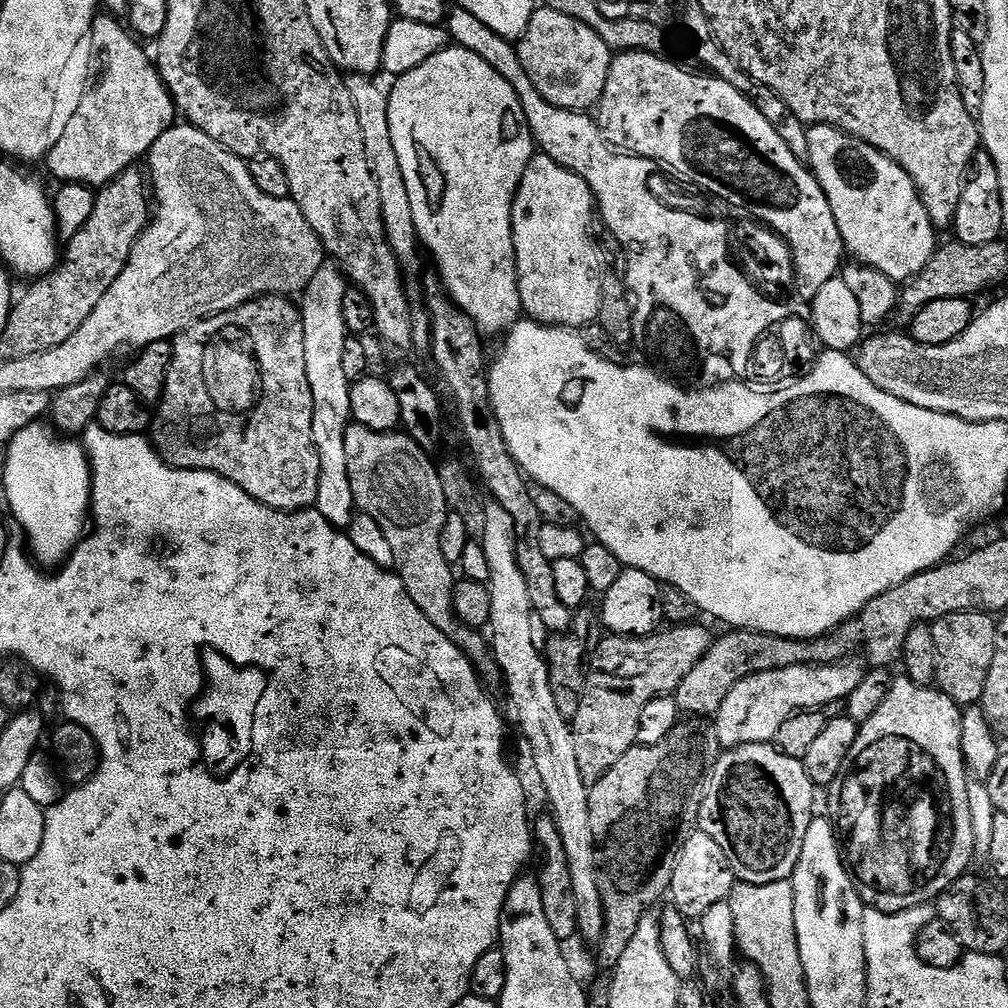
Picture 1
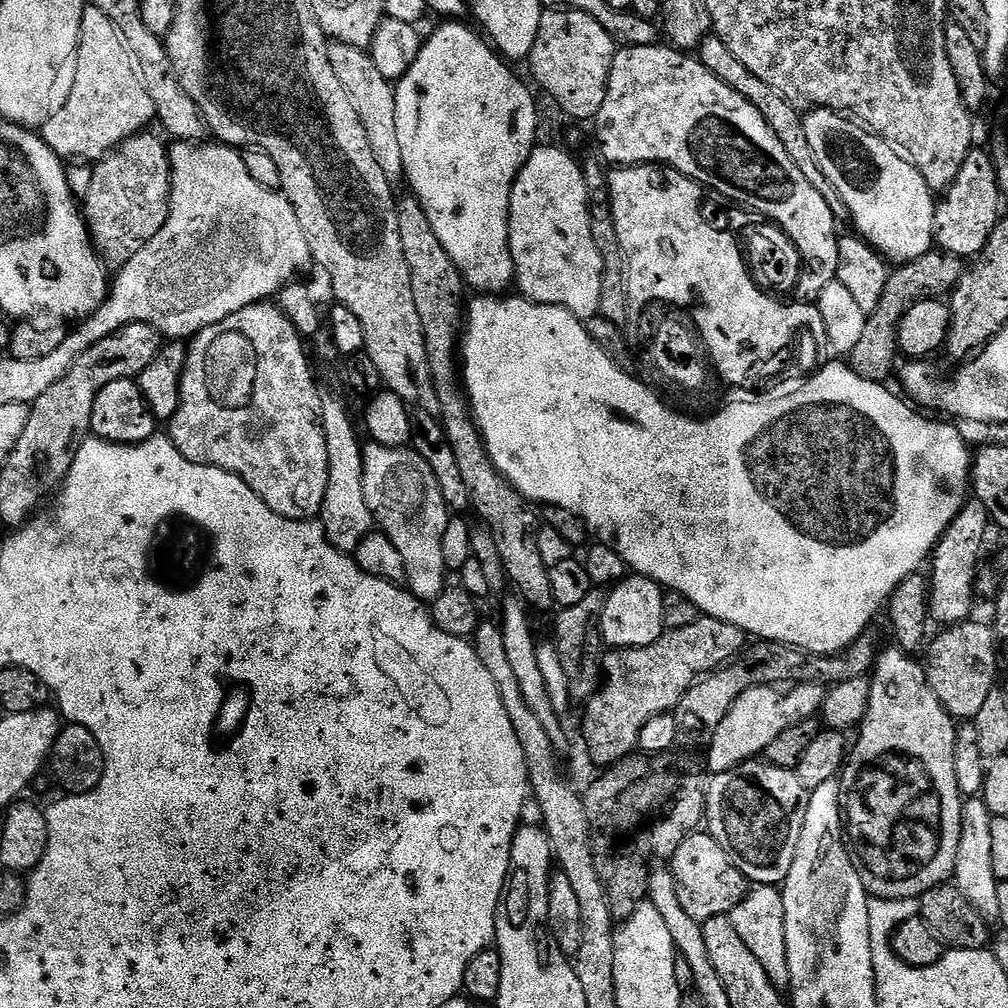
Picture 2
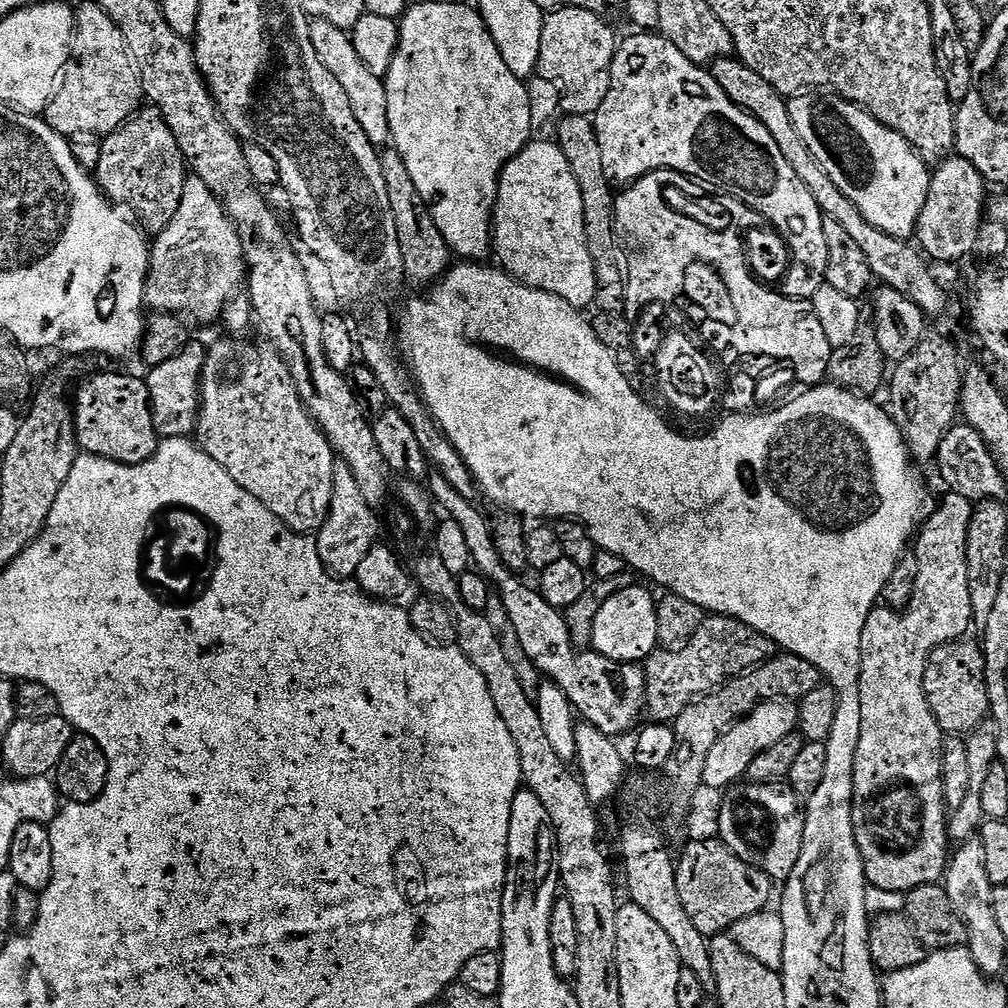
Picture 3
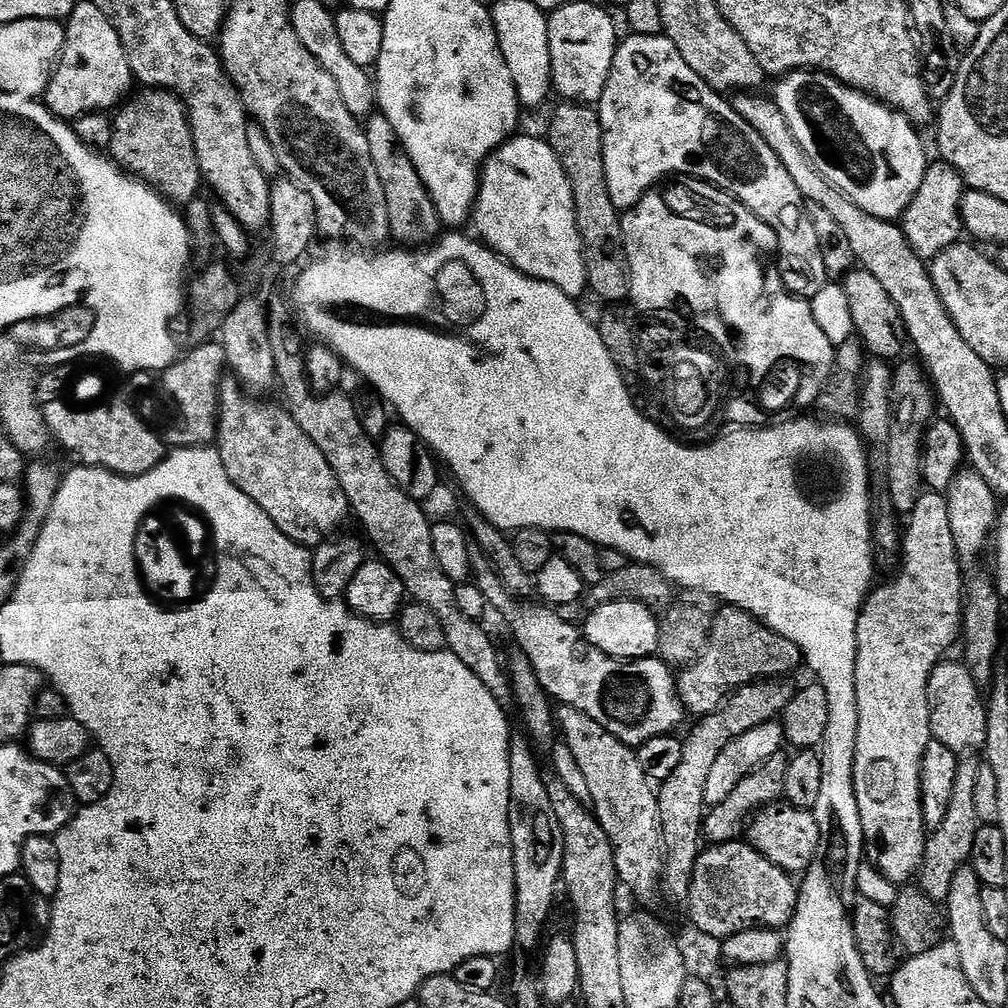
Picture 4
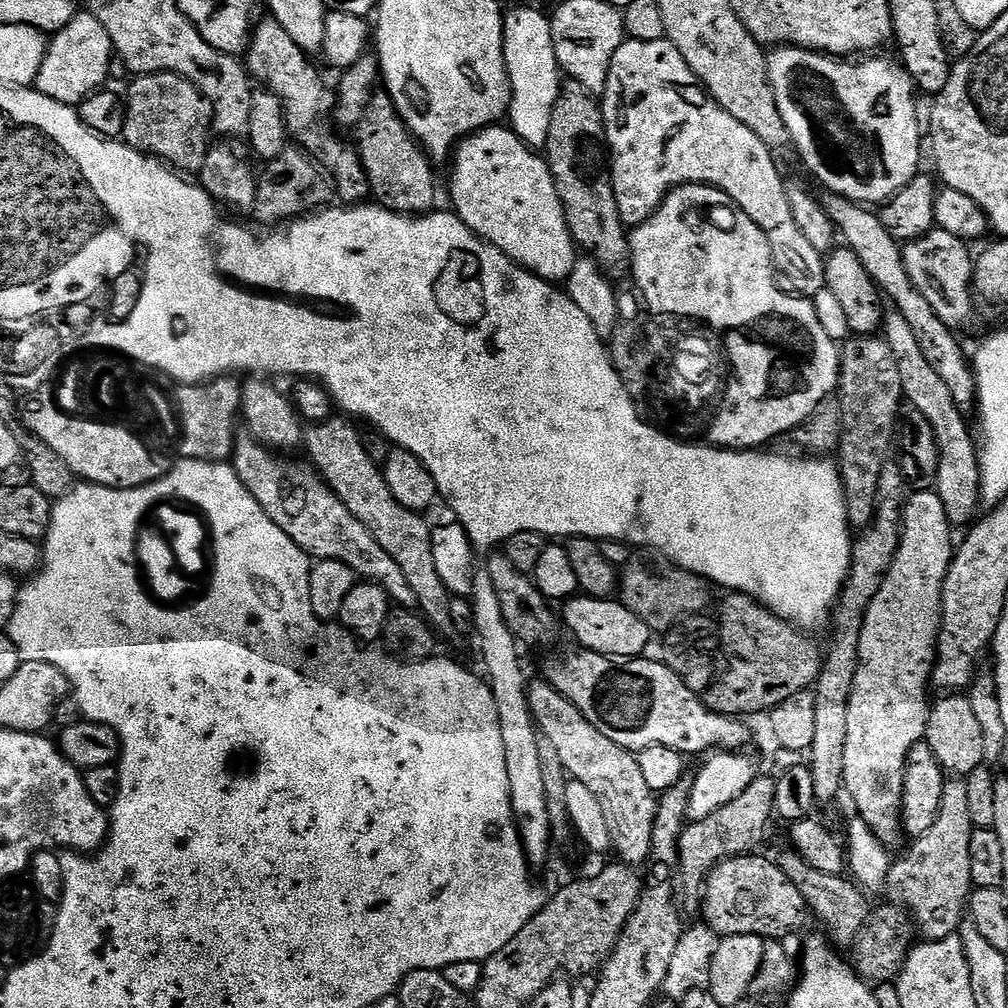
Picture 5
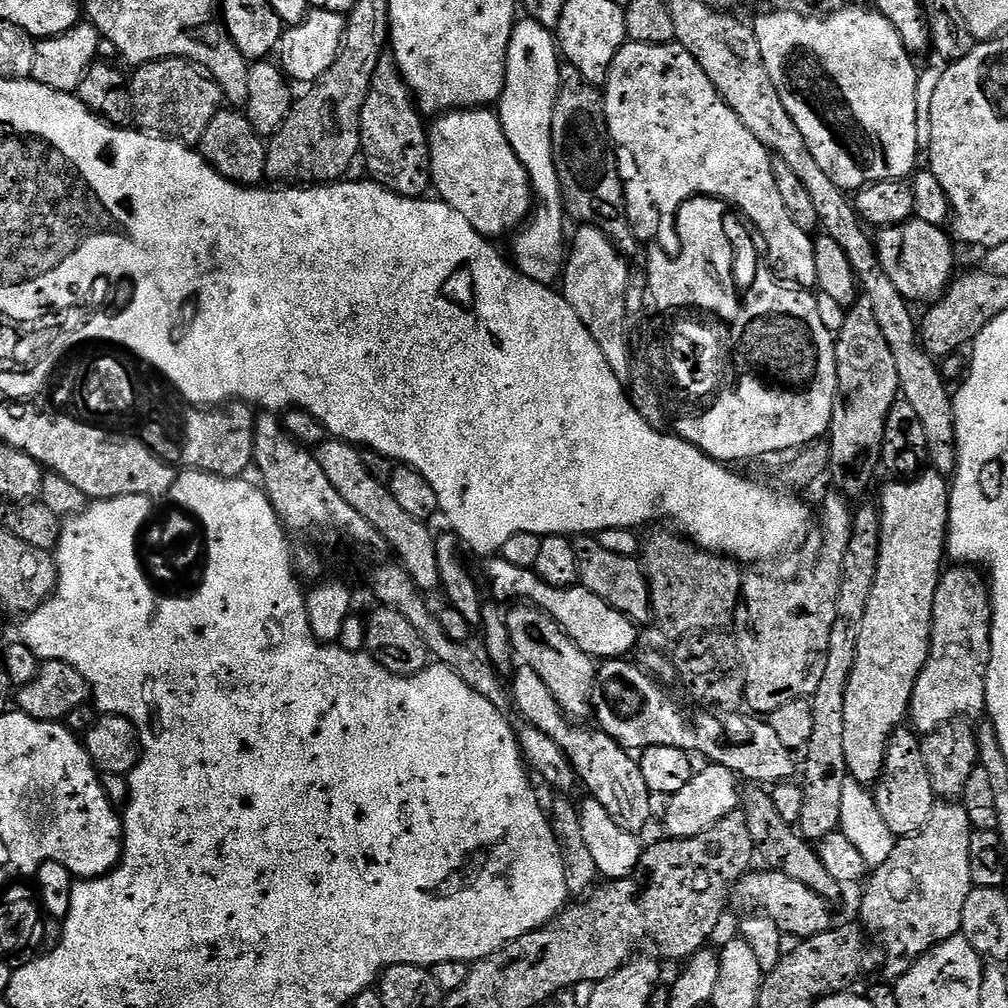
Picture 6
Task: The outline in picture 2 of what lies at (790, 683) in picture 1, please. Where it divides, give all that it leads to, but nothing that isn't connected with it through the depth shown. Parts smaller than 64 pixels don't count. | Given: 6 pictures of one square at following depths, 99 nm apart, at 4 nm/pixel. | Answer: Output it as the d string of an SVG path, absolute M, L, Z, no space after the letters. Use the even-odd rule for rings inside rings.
M816 682L791 686L767 684L746 690L746 694L742 694L742 698L730 706L718 730L711 733L712 745L708 748L707 771L712 774L725 772L748 760L757 759L766 750L766 746L770 746L770 742L782 734L782 730L790 730L790 726L798 722L813 719L824 704L824 693L825 689Z

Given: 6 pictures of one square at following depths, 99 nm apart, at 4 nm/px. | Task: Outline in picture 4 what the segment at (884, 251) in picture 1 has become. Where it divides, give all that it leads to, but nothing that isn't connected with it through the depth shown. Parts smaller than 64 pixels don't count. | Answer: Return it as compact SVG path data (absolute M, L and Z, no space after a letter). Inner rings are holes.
M789 72L779 81L774 93L776 104L786 114L786 122L790 130L794 130L794 138L798 138L798 146L814 162L814 166L838 190L845 192L850 199L866 214L879 220L899 221L904 215L906 206L918 194L918 186L922 186L922 178L926 174L930 157L924 153L924 144L920 141L917 129L906 117L897 112L889 104L883 104L876 97L860 92L829 76L827 72Z

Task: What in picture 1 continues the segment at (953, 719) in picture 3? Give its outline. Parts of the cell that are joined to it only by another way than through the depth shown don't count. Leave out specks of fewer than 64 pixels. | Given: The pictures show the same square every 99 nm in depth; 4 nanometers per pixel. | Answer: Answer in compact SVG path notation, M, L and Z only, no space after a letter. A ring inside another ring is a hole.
M987 612L946 614L931 621L934 650L938 650L935 687L958 705L979 704L982 690L986 690L986 674L994 663L996 621L997 617Z

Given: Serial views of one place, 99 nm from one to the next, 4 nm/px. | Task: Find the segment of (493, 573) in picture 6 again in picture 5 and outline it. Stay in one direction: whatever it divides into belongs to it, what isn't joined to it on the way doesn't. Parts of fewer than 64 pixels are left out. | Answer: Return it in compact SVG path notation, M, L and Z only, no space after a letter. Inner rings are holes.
M577 595L575 598L567 601L563 605L564 616L562 612L562 620L572 631L572 636L577 645L581 648L587 648L590 652L597 652L603 656L626 656L629 658L640 658L645 655L644 652L648 648L648 643L654 639L652 629L646 626L646 622L642 622L642 618L638 618L638 614L634 614L625 604L621 604L619 599L609 598L607 600L595 600L593 596Z

